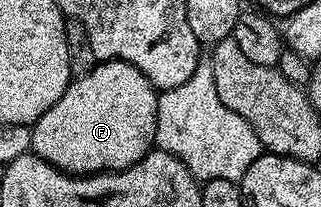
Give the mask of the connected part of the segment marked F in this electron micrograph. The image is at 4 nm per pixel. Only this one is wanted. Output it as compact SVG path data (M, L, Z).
M122 59L98 62L91 73L78 75L69 84L69 88L32 124L32 154L37 155L51 166L69 175L100 175L102 171L122 171L135 165L140 159L154 150L157 138L157 97L158 90L146 75L135 65Z

